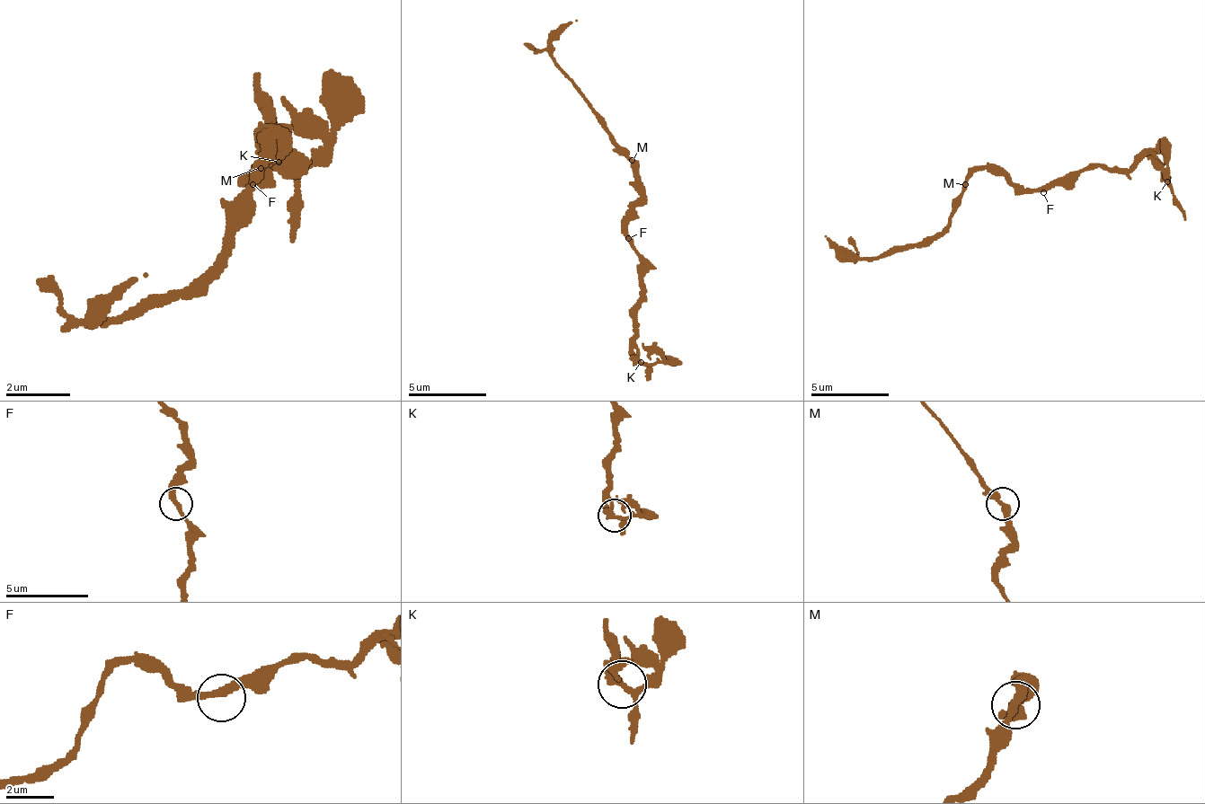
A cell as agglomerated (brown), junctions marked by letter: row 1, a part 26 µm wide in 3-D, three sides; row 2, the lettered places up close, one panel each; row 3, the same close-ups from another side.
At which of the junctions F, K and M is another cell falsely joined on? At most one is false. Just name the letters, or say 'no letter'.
K

